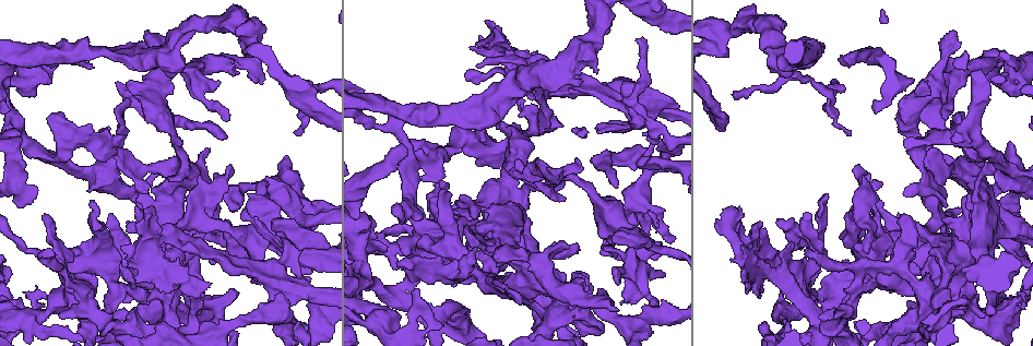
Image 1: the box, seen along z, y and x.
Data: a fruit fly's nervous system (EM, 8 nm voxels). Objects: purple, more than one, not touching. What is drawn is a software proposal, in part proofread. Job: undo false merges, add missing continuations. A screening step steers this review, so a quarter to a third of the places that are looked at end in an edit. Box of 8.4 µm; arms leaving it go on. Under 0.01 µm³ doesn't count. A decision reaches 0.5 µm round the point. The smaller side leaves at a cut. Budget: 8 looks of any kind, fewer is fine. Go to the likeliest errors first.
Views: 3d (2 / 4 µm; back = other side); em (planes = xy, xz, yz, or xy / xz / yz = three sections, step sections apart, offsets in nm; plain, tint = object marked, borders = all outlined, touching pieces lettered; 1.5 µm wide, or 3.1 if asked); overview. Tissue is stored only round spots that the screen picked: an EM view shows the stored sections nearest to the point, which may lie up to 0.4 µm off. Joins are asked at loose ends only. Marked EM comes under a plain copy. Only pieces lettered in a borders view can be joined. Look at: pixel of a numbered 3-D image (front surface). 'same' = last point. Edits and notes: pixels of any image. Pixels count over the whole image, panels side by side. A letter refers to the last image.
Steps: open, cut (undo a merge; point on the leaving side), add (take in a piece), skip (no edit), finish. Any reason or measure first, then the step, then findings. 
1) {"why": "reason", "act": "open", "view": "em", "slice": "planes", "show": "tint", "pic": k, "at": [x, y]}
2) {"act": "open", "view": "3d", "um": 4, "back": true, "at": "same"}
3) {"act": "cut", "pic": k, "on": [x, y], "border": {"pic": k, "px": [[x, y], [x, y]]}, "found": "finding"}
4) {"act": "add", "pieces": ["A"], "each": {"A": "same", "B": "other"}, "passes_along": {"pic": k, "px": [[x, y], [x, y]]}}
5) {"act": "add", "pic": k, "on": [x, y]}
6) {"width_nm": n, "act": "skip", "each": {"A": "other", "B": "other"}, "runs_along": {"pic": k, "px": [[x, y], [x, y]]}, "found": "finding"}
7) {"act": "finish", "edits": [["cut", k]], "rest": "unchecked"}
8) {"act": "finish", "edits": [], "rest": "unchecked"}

{"why": "sudden change in width", "act": "open", "view": "em", "slice": "xy", "step": 4, "show": "tint", "pic": 1, "at": [1018, 57]}

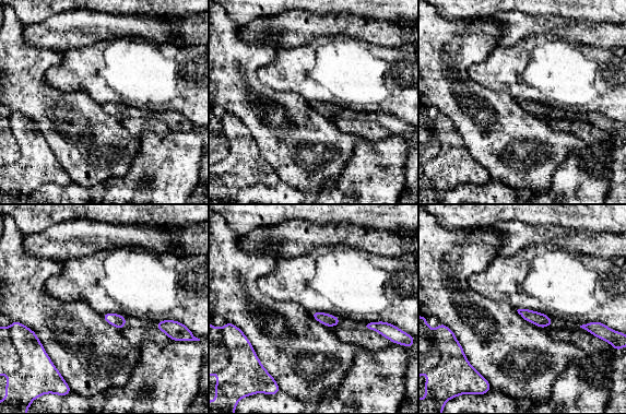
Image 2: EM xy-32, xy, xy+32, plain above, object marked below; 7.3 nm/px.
{"act": "open", "view": "em", "slice": "planes", "show": "borders", "at": "same"}

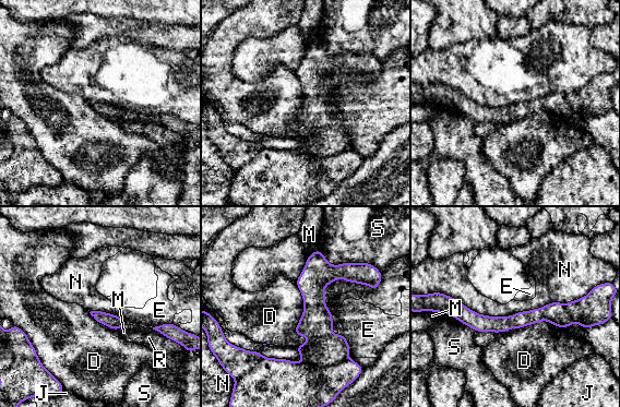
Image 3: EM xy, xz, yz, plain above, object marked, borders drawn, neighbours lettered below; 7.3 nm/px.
{"act": "skip", "each": {"D": "other", "E": "other", "J": "other", "M": "other", "N": "other", "R": "other", "S": "other"}, "found": "all the same neuron"}

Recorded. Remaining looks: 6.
{"why": "a narrow waist", "act": "open", "view": "em", "slice": "xy", "step": 8, "show": "tint", "pic": 1, "at": [938, 70]}

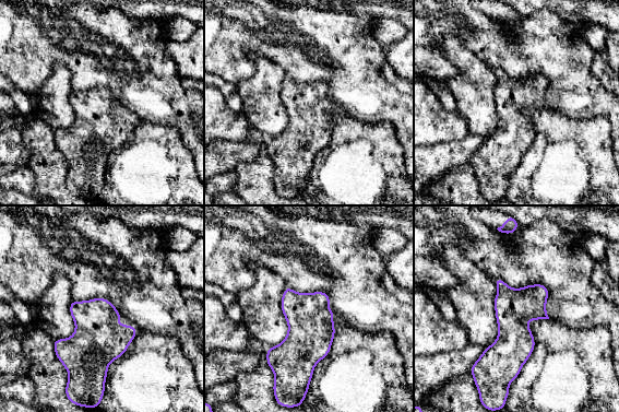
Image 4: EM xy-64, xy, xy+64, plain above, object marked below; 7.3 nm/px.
{"why": "another direction", "act": "open", "view": "em", "slice": "planes", "show": "borders", "at": "same"}

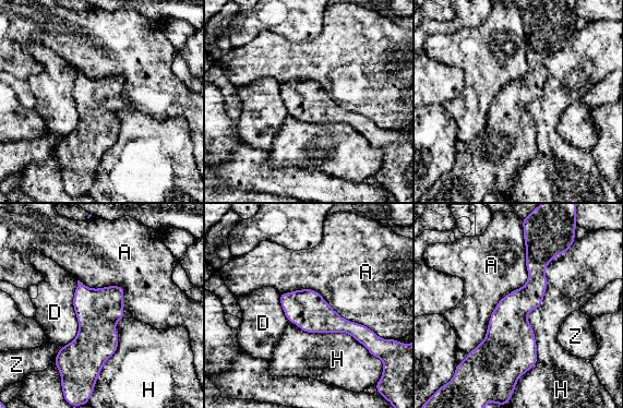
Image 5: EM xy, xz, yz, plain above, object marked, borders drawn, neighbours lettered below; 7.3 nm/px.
{"width_nm": 280, "act": "skip", "each": {"A": "other", "D": "other", "H": "other", "Z": "other"}, "border": {"pic": 5, "px": [[567, 250], [516, 383]]}, "found": "all the same neuron"}

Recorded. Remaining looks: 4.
{"act": "open", "view": "em", "slice": "xz", "step": 8, "show": "tint", "pic": 1, "at": [621, 300]}

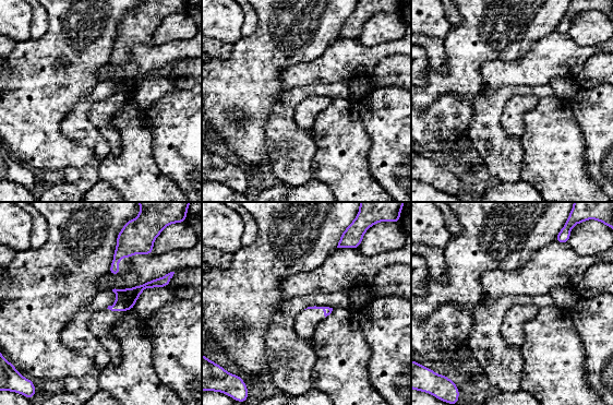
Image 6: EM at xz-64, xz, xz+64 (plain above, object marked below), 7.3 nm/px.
{"why": "another direction", "act": "open", "view": "em", "slice": "xy", "step": 4, "show": "borders", "at": "same"}

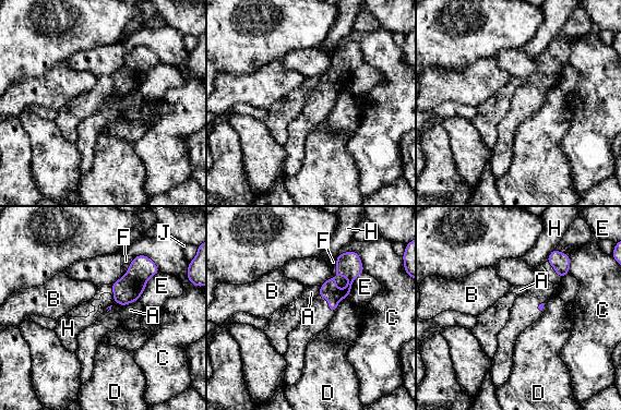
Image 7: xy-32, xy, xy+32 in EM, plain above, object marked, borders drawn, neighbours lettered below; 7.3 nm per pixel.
{"act": "skip", "each": {"A": "other", "B": "other", "C": "other", "D": "other", "E": "other", "F": "other", "H": "other", "J": "other"}, "border": {"pic": 7, "px": [[138, 299], [133, 302], [118, 305]]}, "found": "none of them fits"}

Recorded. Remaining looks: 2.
{"act": "finish", "edits": [], "rest": "unchecked"}

